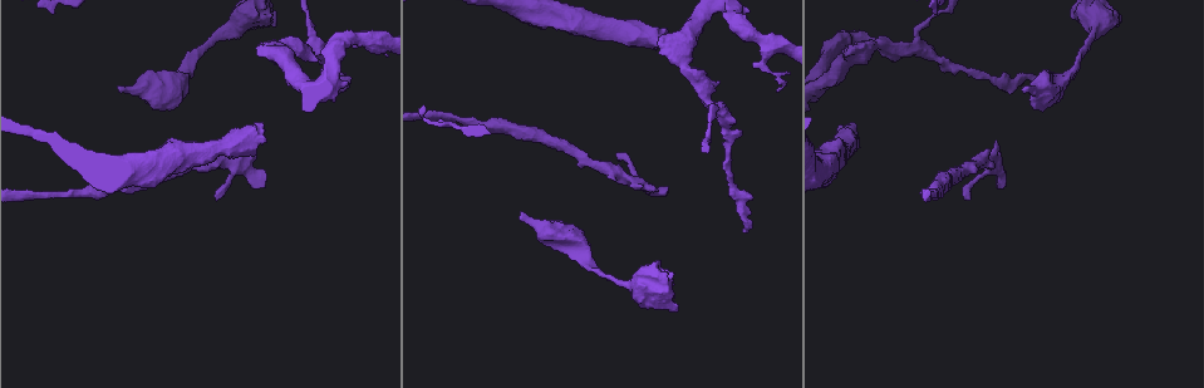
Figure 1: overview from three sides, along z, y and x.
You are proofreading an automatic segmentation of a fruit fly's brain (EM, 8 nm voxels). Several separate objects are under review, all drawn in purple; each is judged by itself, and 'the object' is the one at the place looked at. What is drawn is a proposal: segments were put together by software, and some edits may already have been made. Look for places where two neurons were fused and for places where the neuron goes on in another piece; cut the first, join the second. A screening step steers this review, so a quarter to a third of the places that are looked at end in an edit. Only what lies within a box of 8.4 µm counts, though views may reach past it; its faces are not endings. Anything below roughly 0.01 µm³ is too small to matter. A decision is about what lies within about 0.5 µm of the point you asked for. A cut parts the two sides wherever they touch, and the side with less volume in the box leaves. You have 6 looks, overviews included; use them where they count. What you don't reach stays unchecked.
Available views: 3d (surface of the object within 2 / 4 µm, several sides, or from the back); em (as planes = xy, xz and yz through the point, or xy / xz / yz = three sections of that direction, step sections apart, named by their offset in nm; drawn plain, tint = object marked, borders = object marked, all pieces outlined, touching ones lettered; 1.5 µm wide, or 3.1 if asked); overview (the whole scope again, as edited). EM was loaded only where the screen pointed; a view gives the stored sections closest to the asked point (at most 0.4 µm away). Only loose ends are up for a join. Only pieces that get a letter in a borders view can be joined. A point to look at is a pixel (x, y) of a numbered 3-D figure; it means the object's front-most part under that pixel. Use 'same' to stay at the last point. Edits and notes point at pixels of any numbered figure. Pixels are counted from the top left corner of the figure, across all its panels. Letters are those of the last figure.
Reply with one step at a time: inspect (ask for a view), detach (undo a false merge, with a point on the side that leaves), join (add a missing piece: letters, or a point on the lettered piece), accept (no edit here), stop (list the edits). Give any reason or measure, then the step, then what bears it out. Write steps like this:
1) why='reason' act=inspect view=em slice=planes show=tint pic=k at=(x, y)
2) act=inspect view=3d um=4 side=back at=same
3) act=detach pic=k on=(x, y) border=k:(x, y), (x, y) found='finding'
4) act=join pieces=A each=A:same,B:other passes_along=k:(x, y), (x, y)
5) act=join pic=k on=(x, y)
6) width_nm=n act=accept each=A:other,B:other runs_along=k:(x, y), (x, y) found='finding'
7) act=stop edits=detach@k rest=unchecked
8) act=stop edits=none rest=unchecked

why='end of a long branch' act=inspect view=3d um=2 pic=1 at=(522, 212)

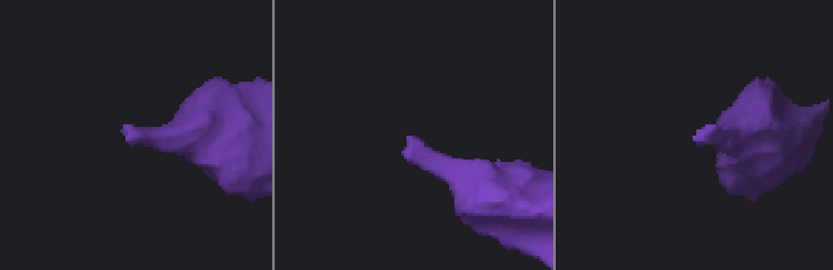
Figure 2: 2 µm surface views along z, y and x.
act=inspect view=em slice=xy step=8 show=tint pic=2 at=(694, 140)

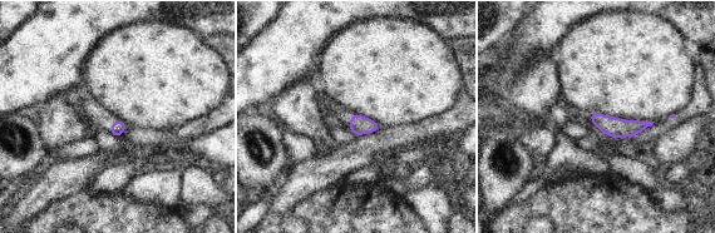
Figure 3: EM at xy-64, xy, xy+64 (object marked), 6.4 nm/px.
act=inspect view=em slice=xy step=8 show=borders at=same

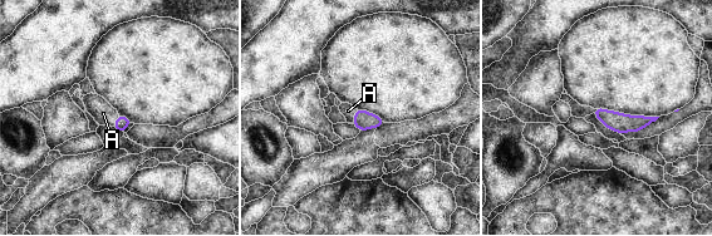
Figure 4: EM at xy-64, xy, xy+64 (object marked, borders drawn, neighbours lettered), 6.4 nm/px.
act=join pieces=A each=A:same passes_along=4:(363, 119), (354, 116), (348, 111) found='the neuron continues'

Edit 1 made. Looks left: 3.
why='branch stops here' act=inspect view=3d um=4 pic=1 at=(744, 233)

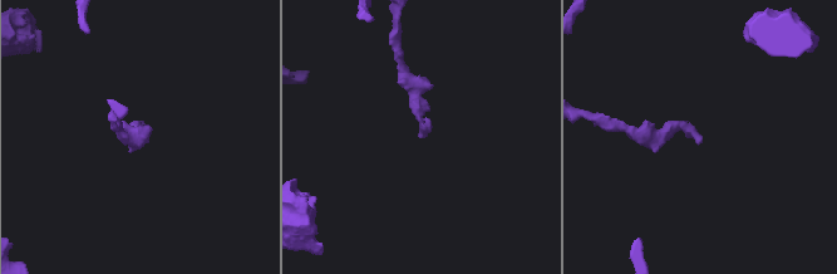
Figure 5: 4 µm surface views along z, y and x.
act=inspect view=em slice=planes show=borders pic=5 at=(697, 144)

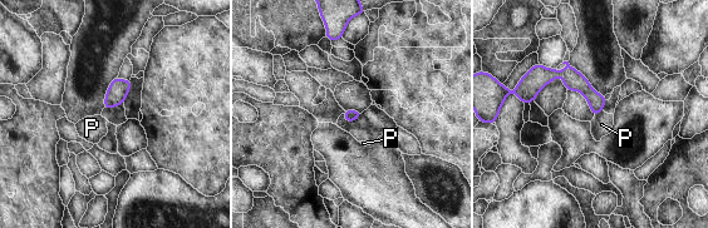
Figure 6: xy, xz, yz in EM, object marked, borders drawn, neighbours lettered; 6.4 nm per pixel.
act=accept each=P:other runs_along=6:(520, 93), (569, 75), (601, 100) found='none of them fits'

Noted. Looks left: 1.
act=stop edits=join@4 rest=unchecked

